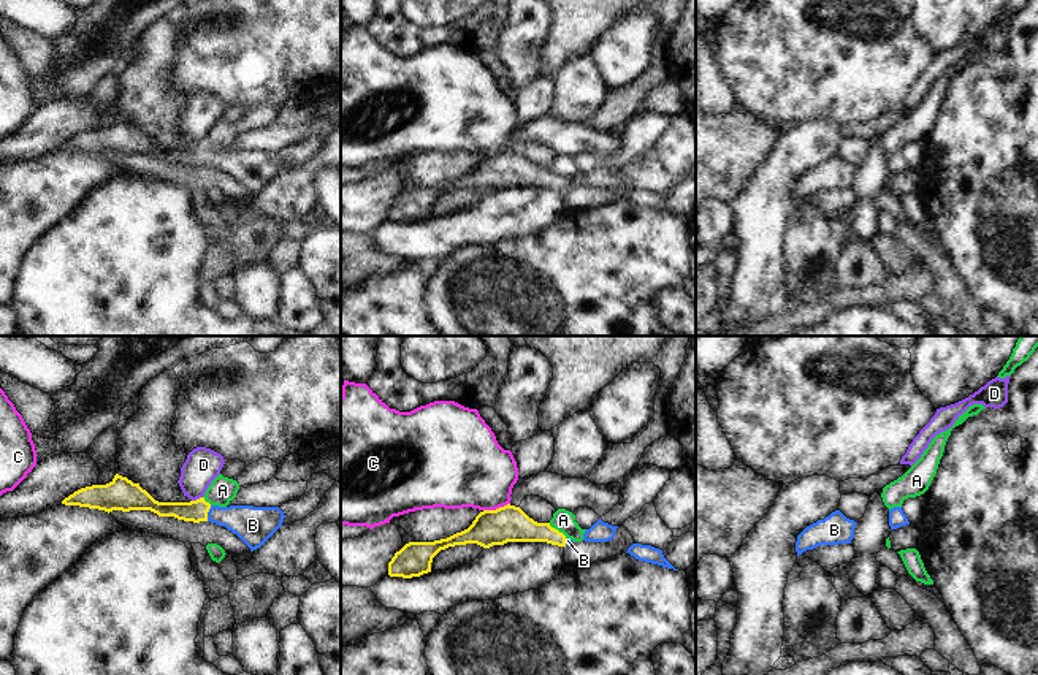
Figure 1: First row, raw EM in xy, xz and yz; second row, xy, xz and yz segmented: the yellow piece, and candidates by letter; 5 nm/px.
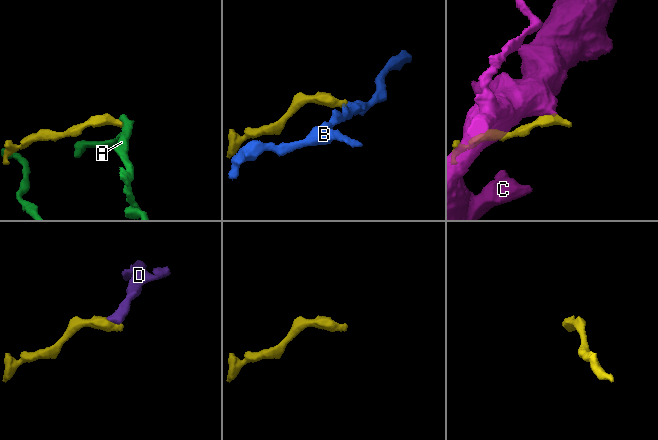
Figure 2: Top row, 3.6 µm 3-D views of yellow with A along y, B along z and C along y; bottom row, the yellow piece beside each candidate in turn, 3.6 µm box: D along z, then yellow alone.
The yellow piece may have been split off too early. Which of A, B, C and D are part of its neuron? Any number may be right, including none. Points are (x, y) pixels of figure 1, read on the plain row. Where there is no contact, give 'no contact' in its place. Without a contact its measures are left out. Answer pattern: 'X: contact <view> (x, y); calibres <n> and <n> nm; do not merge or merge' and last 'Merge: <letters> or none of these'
A: contact xz (557, 175); calibres 190 and 120 nm; do not merge
B: contact xy (206, 159); calibres 110 and 190 nm; merge
C: contact xz (496, 154); calibres 190 and 380 nm; do not merge
D: contact xy (197, 144); calibres 110 and 180 nm; do not merge
Merge: B

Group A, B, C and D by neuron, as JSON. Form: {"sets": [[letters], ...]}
{"sets": [["A"], ["B"], ["C", "D"]]}

